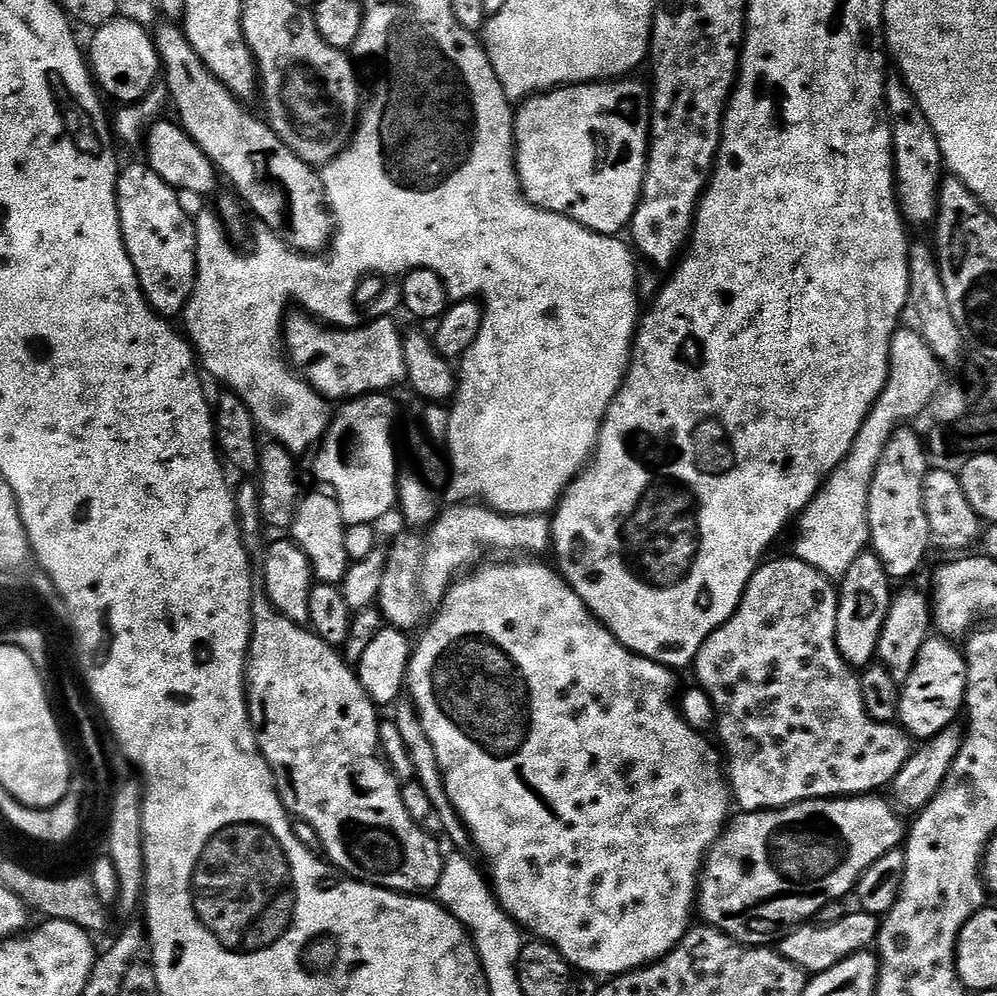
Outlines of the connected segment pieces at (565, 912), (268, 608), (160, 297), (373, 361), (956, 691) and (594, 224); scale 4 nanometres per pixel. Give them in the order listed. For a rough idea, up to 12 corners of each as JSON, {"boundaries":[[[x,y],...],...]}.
{"boundaries":[[[481,563],[408,664],[496,900],[577,973],[690,931],[734,804],[677,673]],[[252,597],[248,717],[345,877],[428,894],[353,665]],[[144,162],[116,183],[122,238],[148,305],[188,307],[196,226]],[[307,314],[282,329],[287,359],[330,402],[408,379],[384,316],[337,330]],[[930,638],[902,681],[899,723],[916,742],[965,711],[968,661]],[[636,78],[515,109],[524,196],[603,236],[627,229],[648,161]]]}

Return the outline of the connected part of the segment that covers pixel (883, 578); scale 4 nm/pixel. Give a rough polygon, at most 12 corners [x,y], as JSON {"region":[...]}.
{"region":[[865,550],[839,581],[836,645],[852,669],[877,659],[893,585]]}

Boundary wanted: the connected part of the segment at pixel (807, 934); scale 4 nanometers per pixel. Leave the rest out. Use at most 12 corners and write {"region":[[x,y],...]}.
{"region":[[848,910],[833,924],[785,931],[778,950],[825,972],[877,943],[881,917]]}

